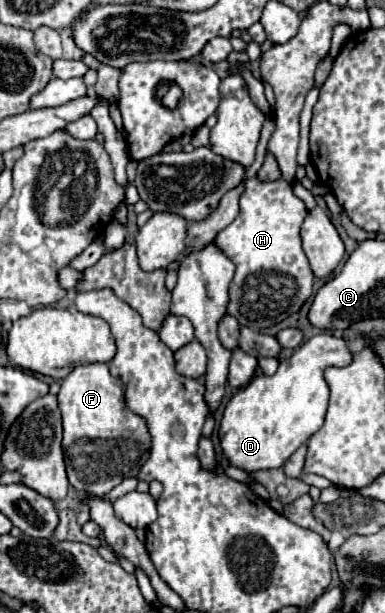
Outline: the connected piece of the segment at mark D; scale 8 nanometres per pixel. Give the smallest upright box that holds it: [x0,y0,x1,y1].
[219,333,353,471]

